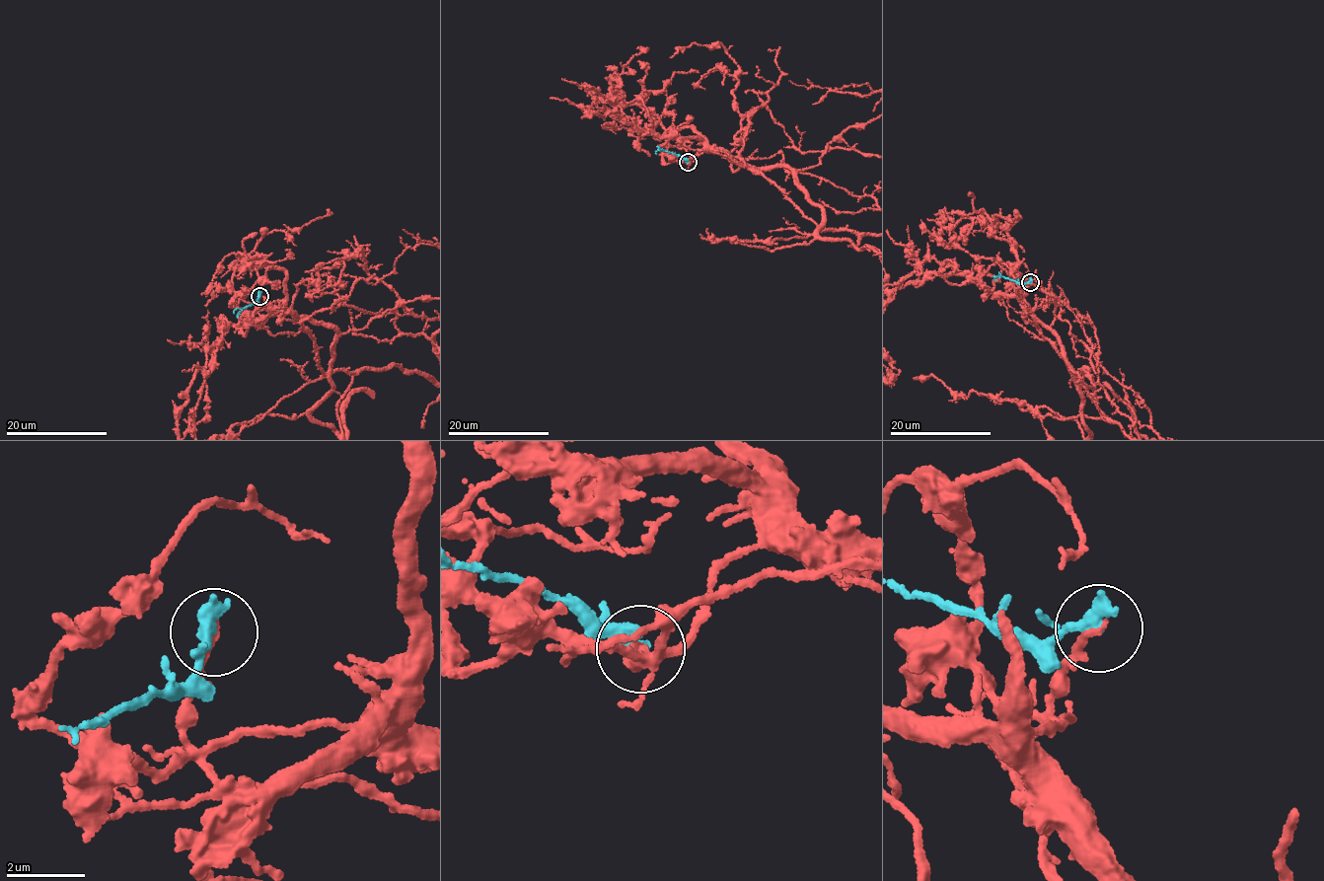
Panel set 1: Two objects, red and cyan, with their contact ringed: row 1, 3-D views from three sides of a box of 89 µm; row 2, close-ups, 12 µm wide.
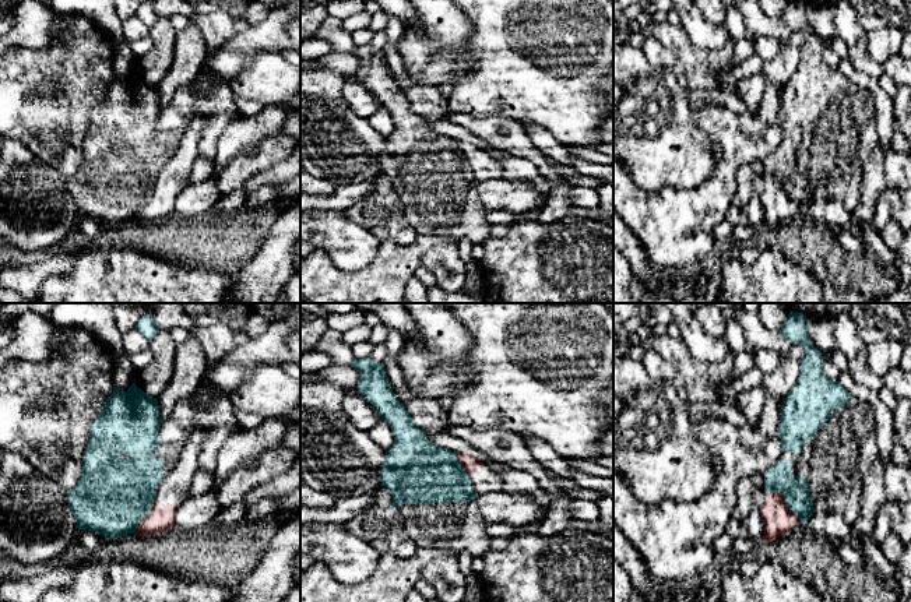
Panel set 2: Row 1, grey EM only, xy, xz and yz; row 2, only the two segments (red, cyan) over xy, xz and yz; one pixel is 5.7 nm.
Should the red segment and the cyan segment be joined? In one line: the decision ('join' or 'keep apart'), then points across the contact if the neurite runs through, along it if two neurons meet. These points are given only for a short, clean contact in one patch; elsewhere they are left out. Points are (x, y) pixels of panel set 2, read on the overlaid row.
keep apart

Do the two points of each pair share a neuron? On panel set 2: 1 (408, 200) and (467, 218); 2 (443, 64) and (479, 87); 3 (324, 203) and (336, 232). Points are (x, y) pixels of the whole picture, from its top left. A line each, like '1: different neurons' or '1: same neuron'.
1: same neuron
2: different neurons
3: different neurons

